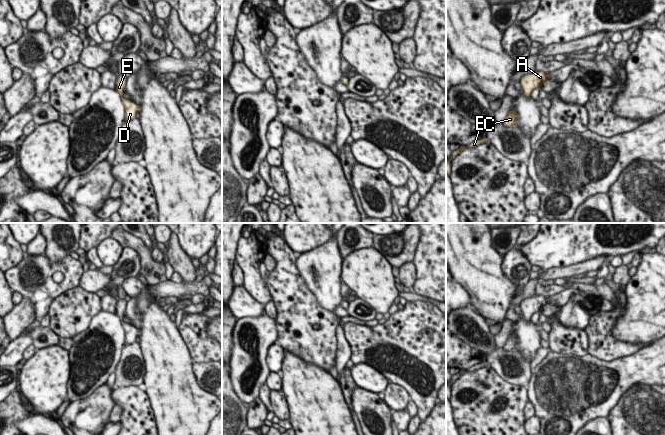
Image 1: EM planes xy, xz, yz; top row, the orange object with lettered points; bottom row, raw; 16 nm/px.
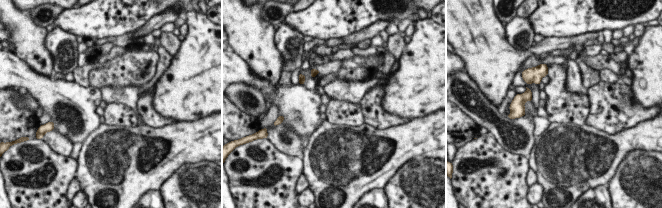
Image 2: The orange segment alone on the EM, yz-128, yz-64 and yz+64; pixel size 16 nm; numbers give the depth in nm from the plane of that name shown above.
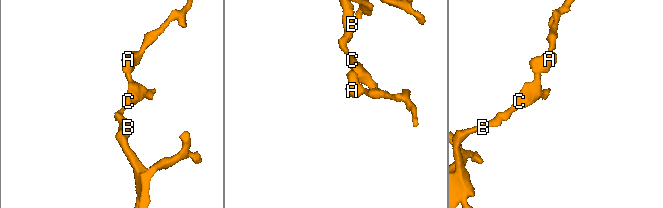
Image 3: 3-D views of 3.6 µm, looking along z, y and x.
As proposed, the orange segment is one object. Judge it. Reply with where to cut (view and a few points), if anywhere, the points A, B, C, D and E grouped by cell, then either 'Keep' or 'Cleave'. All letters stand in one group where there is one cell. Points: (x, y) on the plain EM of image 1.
No split. Groups: A B C D E. Keep

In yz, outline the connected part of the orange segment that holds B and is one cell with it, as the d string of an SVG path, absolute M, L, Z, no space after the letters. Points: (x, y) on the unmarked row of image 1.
M486 361L485 363L480 363L480 364L477 364L475 366L473 366L472 368L468 369L468 370L460 370L456 375L453 375L453 383L463 374L467 373L467 372L471 372L471 371L476 371L482 367L485 367L489 365L488 362Z

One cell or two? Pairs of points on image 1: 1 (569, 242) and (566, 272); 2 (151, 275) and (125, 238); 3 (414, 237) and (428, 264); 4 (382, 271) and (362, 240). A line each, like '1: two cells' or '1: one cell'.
1: two cells
2: one cell
3: two cells
4: two cells

